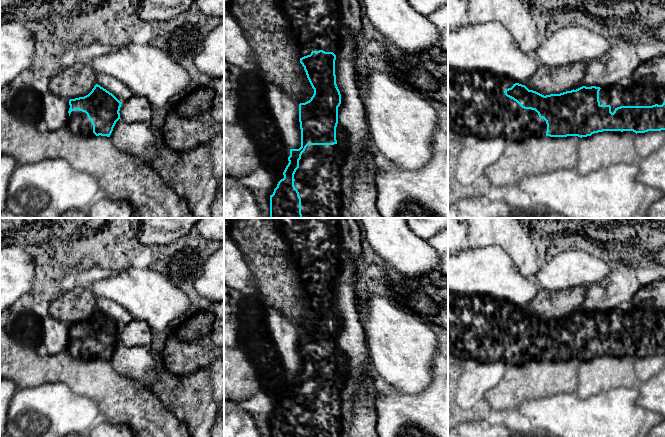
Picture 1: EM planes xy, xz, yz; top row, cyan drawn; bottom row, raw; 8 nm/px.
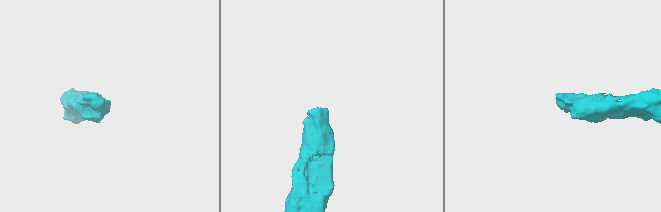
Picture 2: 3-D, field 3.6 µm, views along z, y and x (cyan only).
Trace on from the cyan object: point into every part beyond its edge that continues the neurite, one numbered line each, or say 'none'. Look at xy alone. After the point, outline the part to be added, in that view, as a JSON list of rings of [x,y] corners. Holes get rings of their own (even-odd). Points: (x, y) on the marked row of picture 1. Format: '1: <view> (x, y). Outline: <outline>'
1: xy (79, 123). Outline: [[[75,110],[72,111],[66,126],[75,134],[82,136],[91,136],[93,133],[93,125],[85,112]]]

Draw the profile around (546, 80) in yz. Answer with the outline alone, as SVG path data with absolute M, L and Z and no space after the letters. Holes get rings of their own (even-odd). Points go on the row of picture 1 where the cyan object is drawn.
M583 62L559 67L539 65L525 86L544 96L571 91L582 82L586 69L587 64Z

